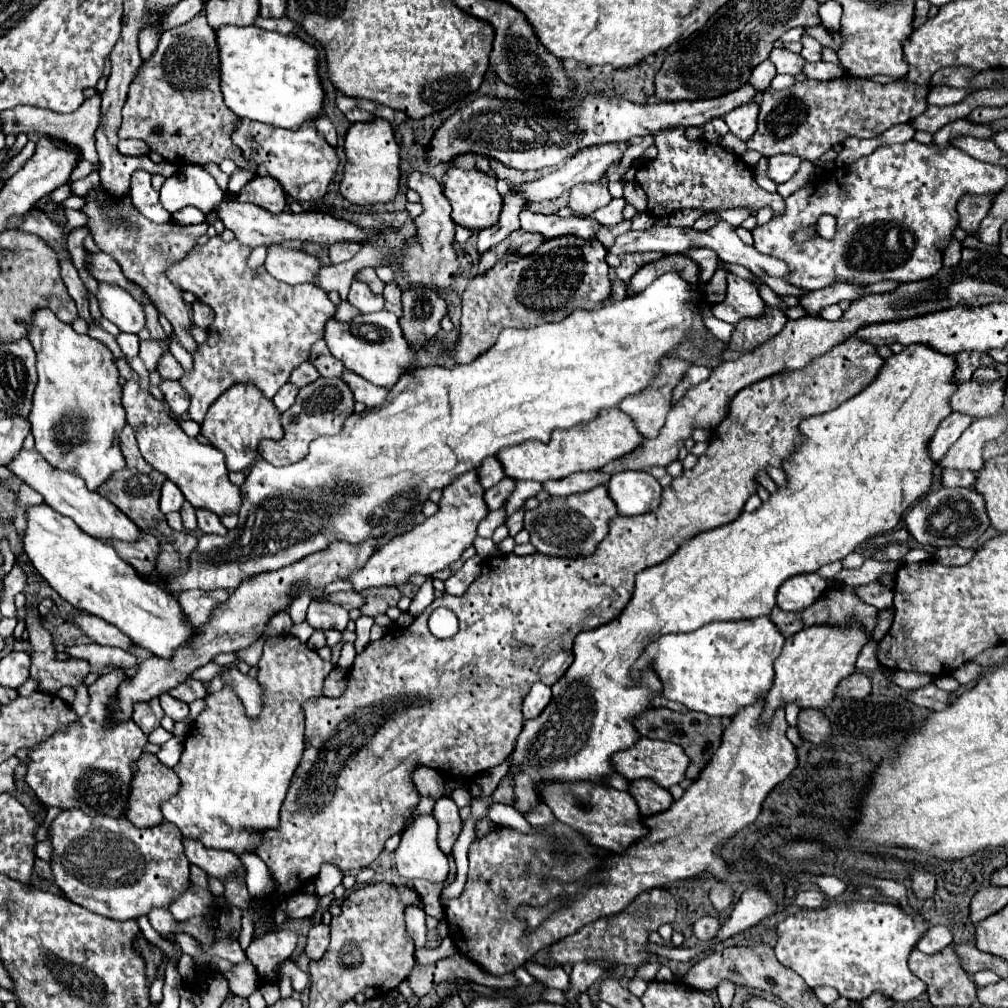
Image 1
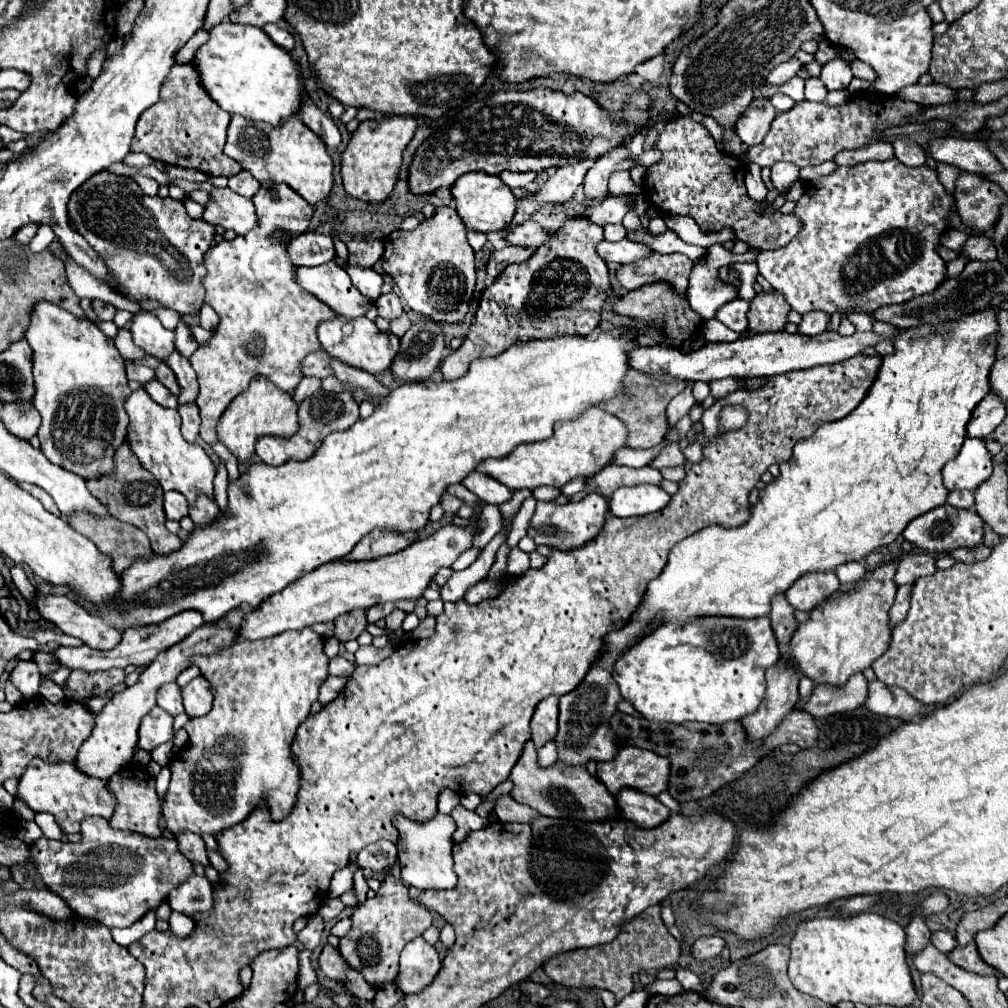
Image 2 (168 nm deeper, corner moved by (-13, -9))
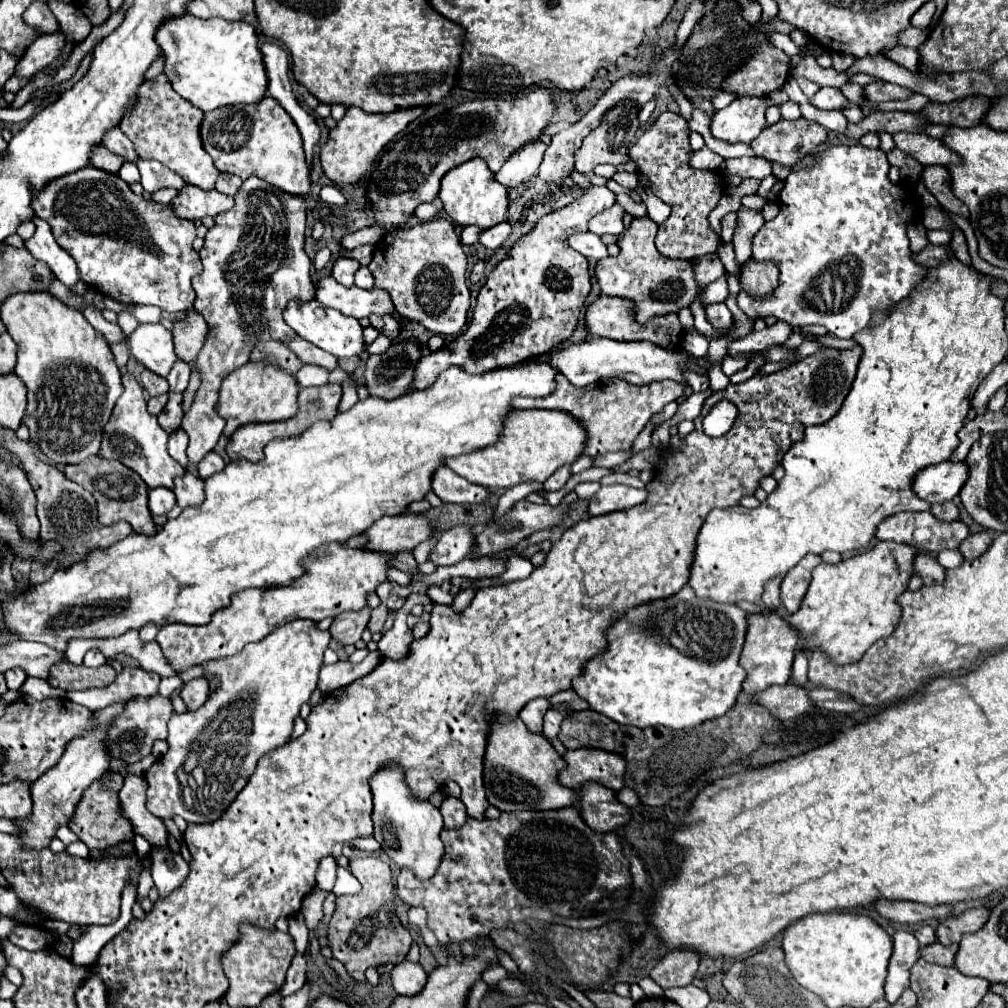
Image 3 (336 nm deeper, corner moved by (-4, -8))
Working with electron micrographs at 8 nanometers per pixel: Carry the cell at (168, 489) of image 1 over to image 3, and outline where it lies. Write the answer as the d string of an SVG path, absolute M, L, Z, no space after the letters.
M165 488L149 490L149 510L151 510L153 516L167 514L173 506L175 506L173 490L165 490Z

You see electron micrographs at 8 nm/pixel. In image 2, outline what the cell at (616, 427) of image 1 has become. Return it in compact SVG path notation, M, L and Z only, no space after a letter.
M592 407L586 411L586 415L580 415L572 421L562 421L554 425L554 435L550 439L538 441L538 443L522 443L522 447L516 447L510 455L502 459L484 459L476 467L476 471L482 471L490 475L492 479L504 483L508 489L536 489L542 485L550 487L564 487L570 479L578 475L596 475L610 459L614 457L616 449L622 449L626 445L626 427L624 423L598 409Z

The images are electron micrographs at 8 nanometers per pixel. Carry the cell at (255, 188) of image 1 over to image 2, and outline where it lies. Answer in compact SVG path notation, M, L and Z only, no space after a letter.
M262 183L262 187L258 189L258 193L252 197L254 205L256 205L256 215L258 215L258 227L254 231L248 231L246 235L236 235L232 241L220 241L218 245L210 247L206 257L204 257L204 265L208 269L208 275L204 277L204 287L206 287L206 305L210 305L218 317L220 323L216 327L216 331L212 333L212 337L208 339L208 343L200 345L190 363L198 375L198 385L200 385L200 395L196 399L196 405L200 409L200 417L202 417L202 427L200 427L200 437L212 445L218 441L216 437L216 425L220 421L220 415L224 413L224 409L230 405L230 401L240 395L242 391L248 389L250 379L254 377L268 377L270 381L274 381L276 387L280 387L282 391L292 391L300 379L300 361L312 353L320 349L318 343L318 335L316 335L316 327L322 319L330 319L334 317L334 311L330 307L326 307L320 299L314 299L314 295L302 291L302 287L298 287L296 279L294 279L294 263L290 261L286 247L286 243L274 243L274 239L270 239L270 235L274 231L282 231L282 235L292 235L298 237L302 235L308 227L310 227L310 219L312 219L312 205L308 205L296 191L292 191L286 183Z

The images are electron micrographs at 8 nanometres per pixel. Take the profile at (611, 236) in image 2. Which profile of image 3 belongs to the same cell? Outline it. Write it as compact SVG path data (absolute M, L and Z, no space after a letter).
M613 204L611 208L603 210L601 214L593 216L589 222L589 230L603 236L603 234L621 234L623 230L623 214L625 210L619 204Z

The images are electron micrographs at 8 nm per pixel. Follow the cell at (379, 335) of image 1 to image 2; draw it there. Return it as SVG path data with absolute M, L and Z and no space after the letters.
M336 315L334 319L324 319L322 323L318 323L318 339L320 339L322 349L330 357L336 357L338 361L346 365L364 369L372 375L378 375L390 367L394 355L398 353L398 343L400 343L400 339L394 337L392 333L380 333L374 321L366 317L346 319L342 315Z

